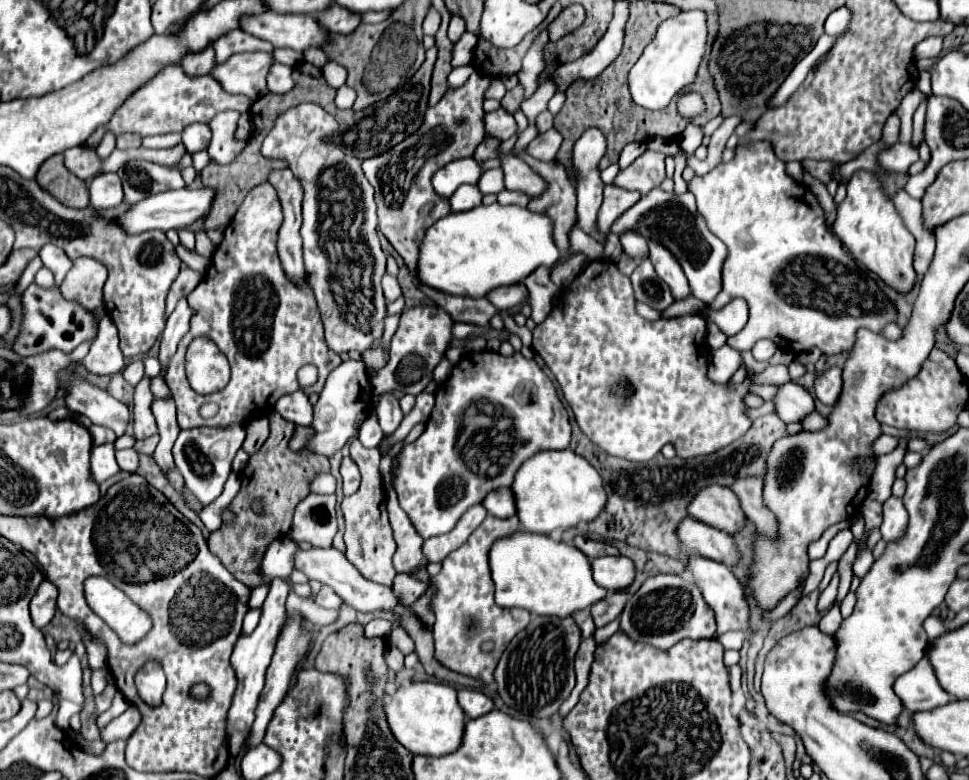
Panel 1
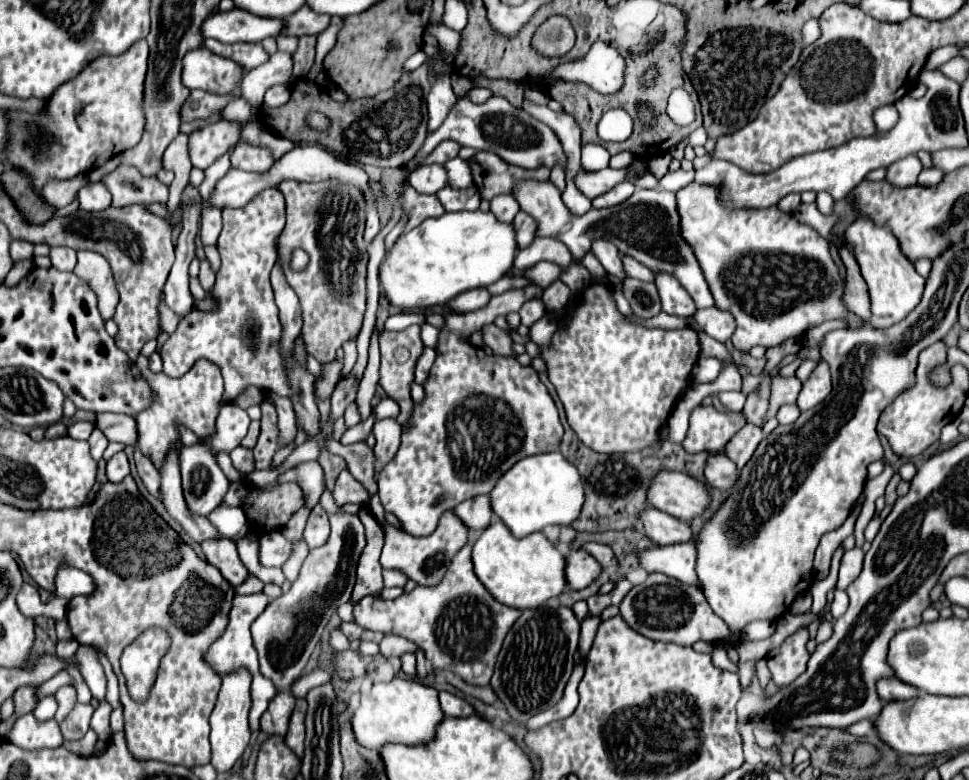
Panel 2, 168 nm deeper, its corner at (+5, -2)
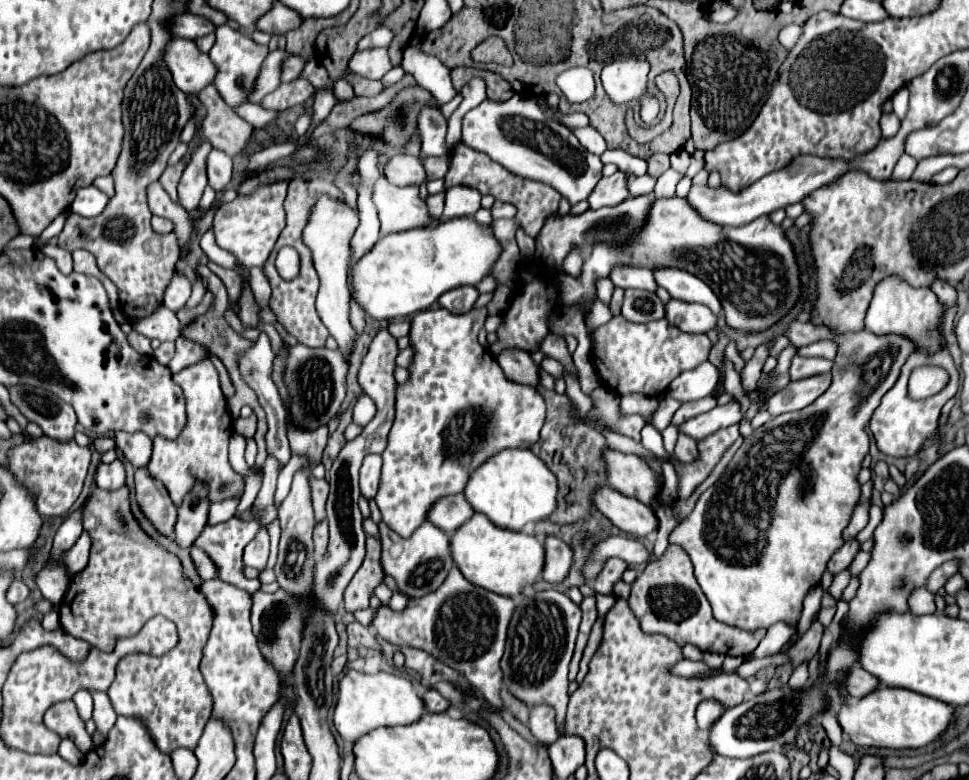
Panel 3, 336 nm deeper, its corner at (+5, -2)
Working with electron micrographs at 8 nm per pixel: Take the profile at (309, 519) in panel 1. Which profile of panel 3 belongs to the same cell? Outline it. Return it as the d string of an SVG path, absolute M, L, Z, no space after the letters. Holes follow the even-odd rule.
M320 522L314 528L314 552L316 552L316 558L322 558L326 554L326 546L328 546L328 524Z

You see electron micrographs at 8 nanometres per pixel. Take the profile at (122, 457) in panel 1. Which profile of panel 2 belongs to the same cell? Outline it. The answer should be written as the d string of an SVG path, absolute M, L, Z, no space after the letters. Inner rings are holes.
M124 452L114 454L108 464L106 464L106 474L110 482L120 482L124 476L130 474L130 466L128 466L128 458Z

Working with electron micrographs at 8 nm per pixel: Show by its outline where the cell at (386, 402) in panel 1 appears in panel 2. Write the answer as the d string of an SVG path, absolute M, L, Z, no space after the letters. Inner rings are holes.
M384 418L378 420L374 424L374 436L376 436L376 446L374 446L374 454L376 454L376 472L380 472L380 468L392 460L394 452L400 446L400 438L402 438L402 426L396 422L396 418Z

